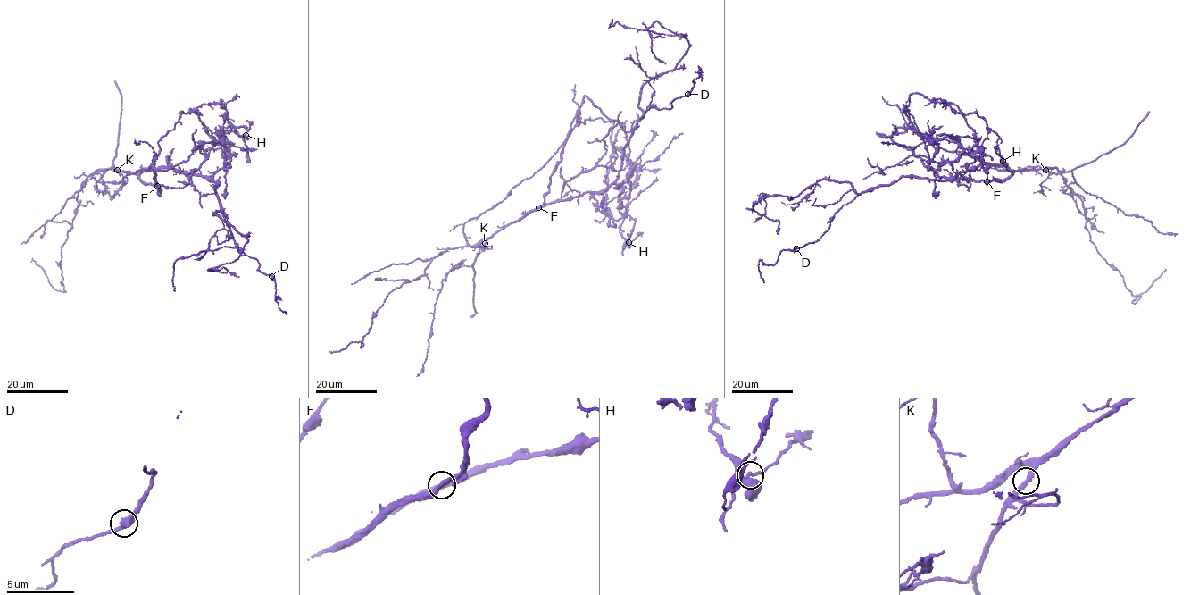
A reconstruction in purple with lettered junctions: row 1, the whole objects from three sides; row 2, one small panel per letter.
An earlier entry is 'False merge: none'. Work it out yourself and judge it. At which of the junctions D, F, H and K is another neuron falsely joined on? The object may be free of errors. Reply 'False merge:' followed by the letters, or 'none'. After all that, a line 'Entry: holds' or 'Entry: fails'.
False merge: none
Entry: holds

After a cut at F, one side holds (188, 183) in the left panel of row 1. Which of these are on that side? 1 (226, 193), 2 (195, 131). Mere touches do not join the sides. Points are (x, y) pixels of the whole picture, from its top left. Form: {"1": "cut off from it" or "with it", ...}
{"1": "cut off from it", "2": "with it"}

